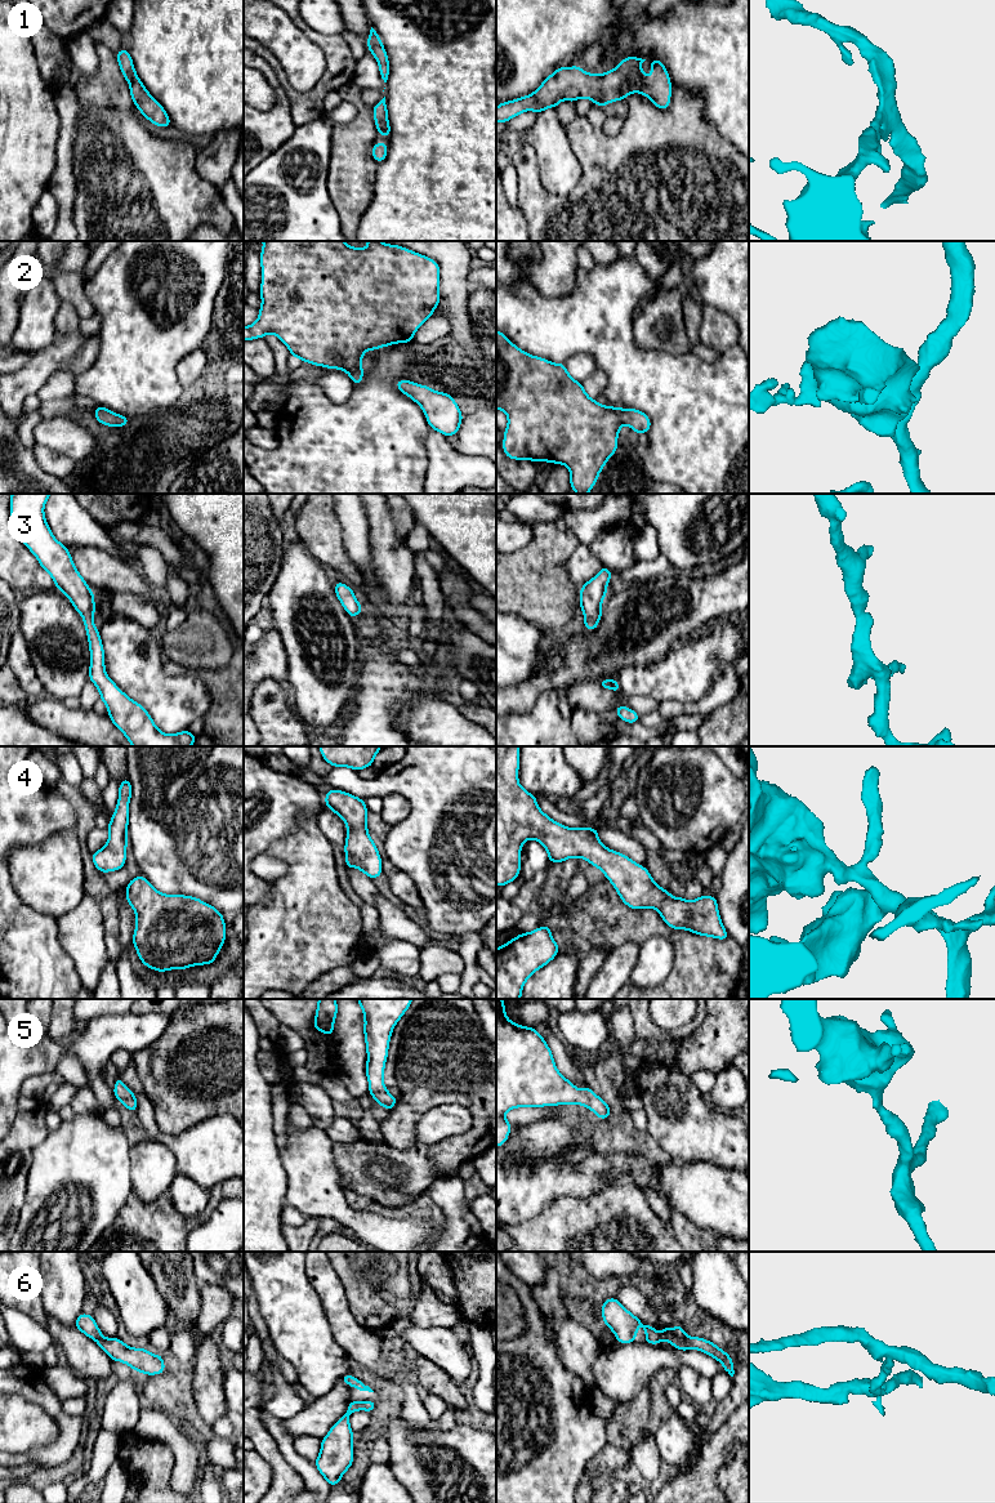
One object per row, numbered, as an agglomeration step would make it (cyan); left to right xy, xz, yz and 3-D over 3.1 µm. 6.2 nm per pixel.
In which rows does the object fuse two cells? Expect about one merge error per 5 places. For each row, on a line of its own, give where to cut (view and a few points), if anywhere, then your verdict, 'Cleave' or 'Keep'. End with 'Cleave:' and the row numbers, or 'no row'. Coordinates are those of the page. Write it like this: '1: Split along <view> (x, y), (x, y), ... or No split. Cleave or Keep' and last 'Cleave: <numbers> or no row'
1: No split. Keep
2: No split. Keep
3: No split. Keep
4: No split. Keep
5: No split. Keep
6: No split. Keep
Cleave: no row

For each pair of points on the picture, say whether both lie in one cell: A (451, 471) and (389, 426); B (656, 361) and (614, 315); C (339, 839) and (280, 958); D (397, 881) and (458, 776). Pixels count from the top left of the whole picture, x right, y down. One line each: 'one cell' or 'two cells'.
A: two cells
B: one cell
C: two cells
D: two cells

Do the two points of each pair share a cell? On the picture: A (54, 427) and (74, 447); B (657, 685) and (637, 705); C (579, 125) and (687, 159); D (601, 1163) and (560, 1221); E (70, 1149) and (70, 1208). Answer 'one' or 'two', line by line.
A: one
B: two
C: one
D: two
E: one

